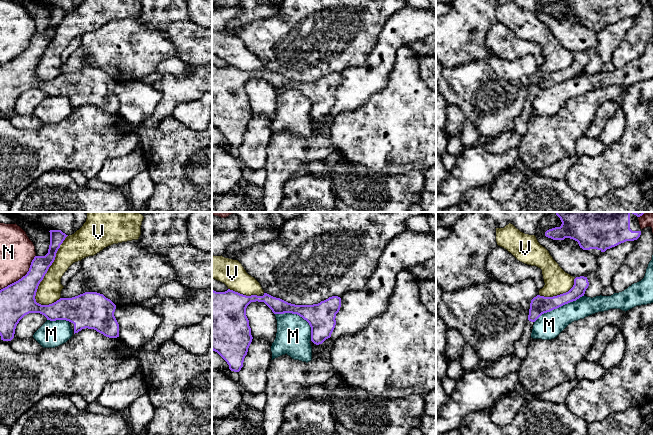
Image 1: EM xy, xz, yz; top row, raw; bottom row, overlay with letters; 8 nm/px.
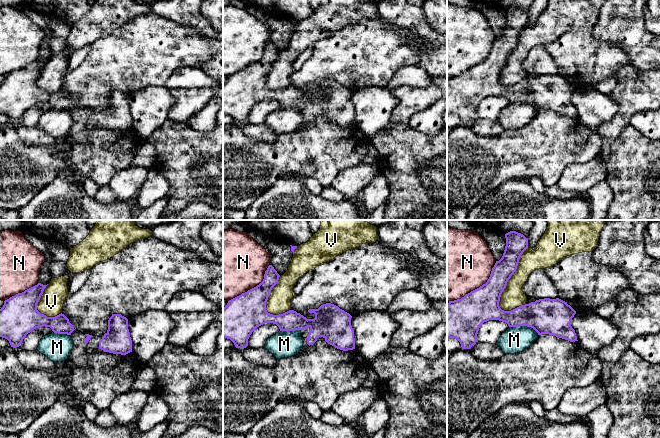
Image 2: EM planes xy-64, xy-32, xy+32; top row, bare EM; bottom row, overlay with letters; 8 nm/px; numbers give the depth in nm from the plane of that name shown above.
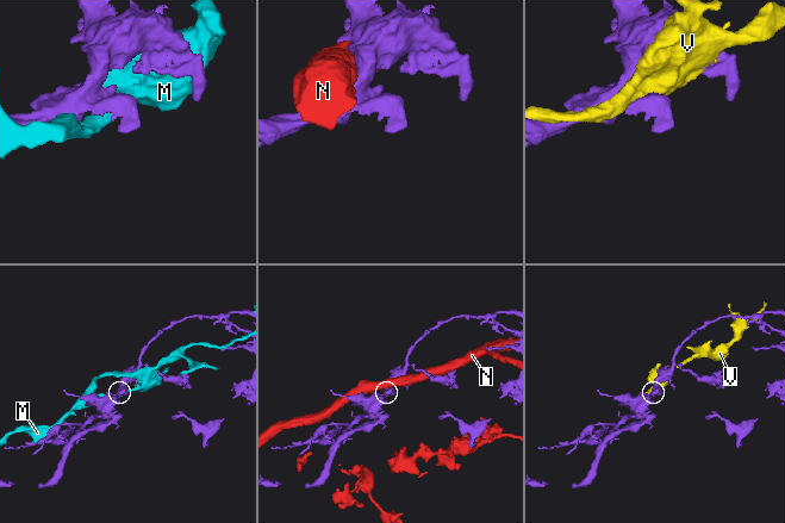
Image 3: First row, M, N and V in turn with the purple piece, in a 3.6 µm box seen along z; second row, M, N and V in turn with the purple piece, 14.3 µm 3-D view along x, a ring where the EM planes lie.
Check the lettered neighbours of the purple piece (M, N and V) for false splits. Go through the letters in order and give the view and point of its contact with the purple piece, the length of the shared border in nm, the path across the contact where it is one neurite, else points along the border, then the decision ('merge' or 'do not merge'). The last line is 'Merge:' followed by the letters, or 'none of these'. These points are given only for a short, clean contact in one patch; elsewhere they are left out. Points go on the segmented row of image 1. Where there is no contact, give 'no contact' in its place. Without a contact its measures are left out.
M: contact xz (300, 316); length 360 nm; do not merge
N: contact xy (23, 276); length 400 nm; do not merge
V: contact xy (47, 270); length 600 nm; do not merge
Merge: none of these

